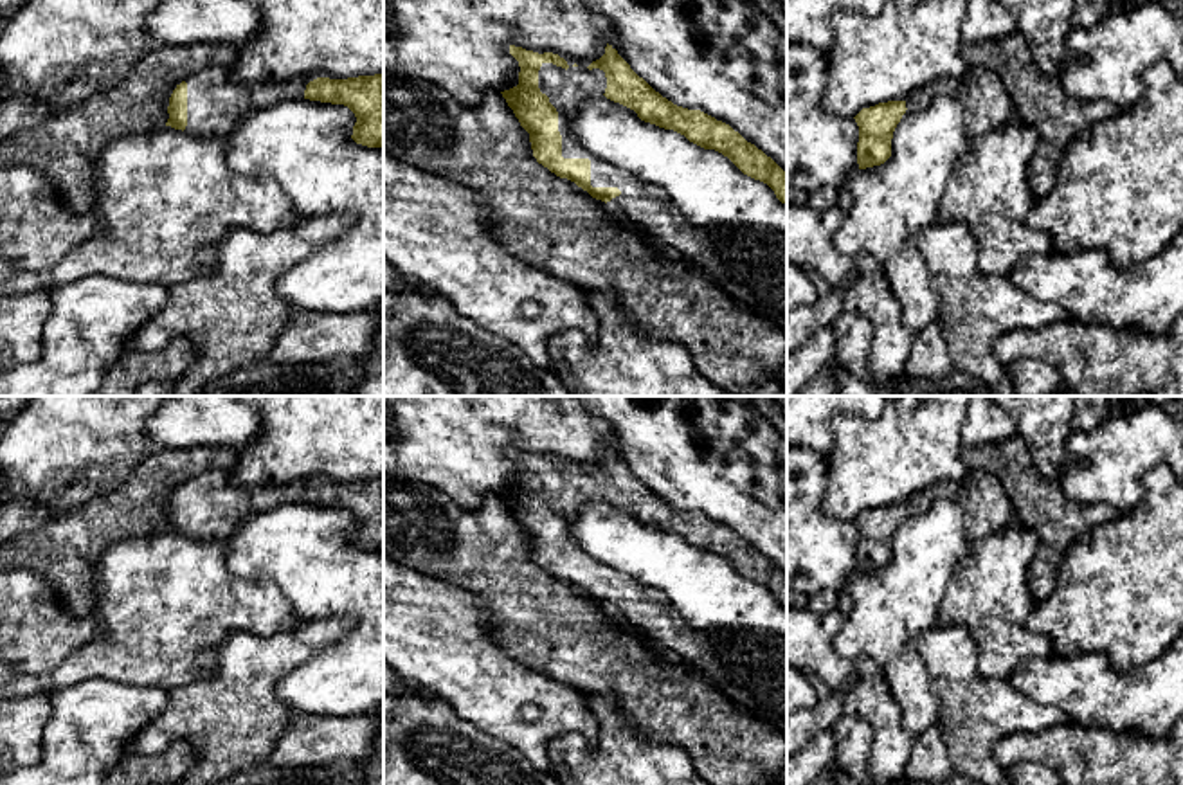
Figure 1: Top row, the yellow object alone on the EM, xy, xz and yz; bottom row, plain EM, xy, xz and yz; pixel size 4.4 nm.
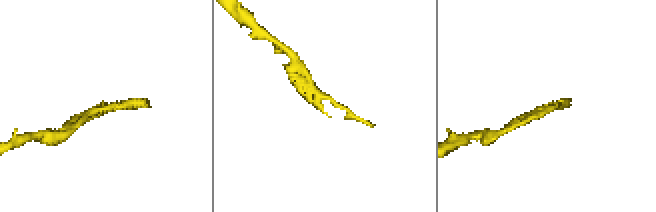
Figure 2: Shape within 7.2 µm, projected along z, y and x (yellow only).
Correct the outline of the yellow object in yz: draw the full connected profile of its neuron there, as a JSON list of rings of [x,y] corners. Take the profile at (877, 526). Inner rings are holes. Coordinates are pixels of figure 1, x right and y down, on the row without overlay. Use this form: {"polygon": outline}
{"polygon": [[[888,504],[862,511],[853,520],[859,529],[859,573],[880,569],[891,560],[893,535],[906,513],[906,504]]]}

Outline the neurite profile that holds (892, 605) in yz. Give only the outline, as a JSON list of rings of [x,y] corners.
[[[936,497],[926,513],[906,513],[893,535],[891,560],[880,569],[855,573],[846,587],[853,609],[834,641],[835,652],[843,659],[870,657],[877,664],[902,711],[904,729],[915,735],[938,720],[940,702],[931,688],[931,672],[913,643],[927,628],[938,627],[947,589],[971,547],[960,502]]]

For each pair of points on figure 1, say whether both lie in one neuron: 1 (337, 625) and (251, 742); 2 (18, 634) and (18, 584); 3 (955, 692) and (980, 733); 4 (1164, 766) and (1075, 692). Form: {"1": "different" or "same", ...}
{"1": "same", "2": "same", "3": "same", "4": "different"}

